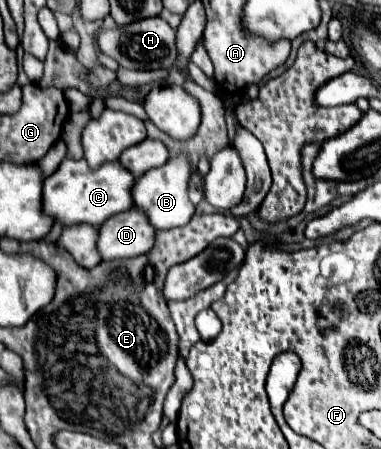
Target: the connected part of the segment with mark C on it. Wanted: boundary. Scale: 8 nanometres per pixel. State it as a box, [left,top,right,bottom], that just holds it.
[44,158,136,228]

